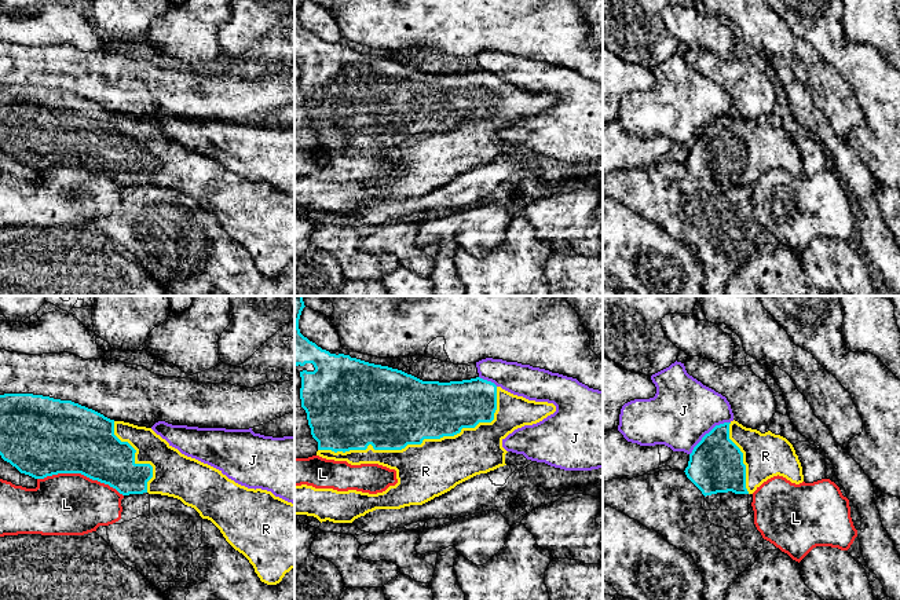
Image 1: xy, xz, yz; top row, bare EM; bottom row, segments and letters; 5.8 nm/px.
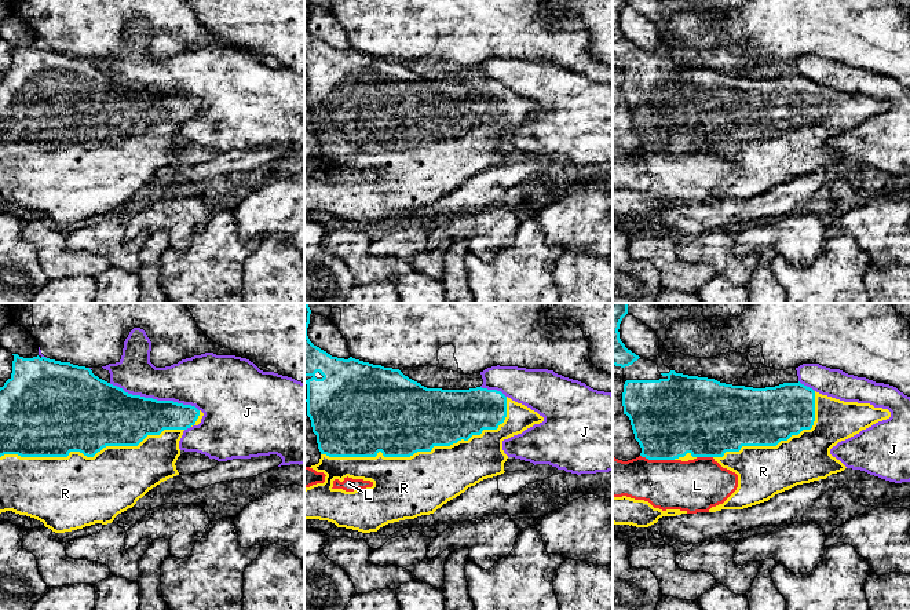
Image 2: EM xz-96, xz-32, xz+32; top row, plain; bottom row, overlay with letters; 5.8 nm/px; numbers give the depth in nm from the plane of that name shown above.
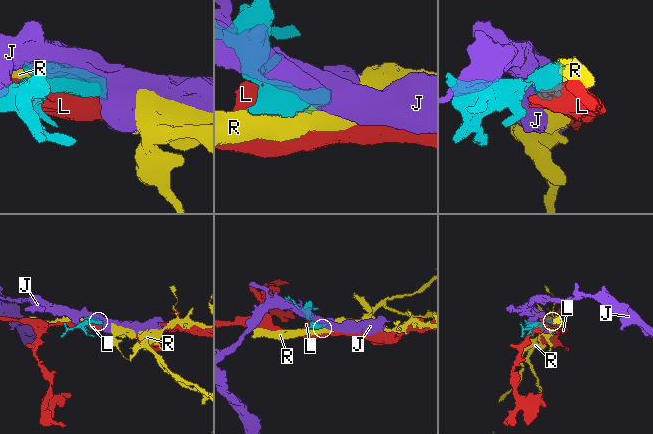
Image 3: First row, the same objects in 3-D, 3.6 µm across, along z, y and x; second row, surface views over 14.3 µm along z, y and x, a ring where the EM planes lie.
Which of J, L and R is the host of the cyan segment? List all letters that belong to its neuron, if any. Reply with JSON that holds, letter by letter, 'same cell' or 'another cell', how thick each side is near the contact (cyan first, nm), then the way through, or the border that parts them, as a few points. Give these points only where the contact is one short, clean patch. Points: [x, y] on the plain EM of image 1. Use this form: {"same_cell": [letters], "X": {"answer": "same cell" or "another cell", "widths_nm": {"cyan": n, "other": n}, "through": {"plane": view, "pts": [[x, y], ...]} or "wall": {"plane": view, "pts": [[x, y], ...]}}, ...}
{"same_cell": ["R"], "J": {"answer": "another cell", "widths_nm": {"cyan": 320, "other": 380}}, "L": {"answer": "another cell", "widths_nm": {"cyan": 440, "other": 360}}, "R": {"answer": "same cell", "widths_nm": {"cyan": 440, "other": 320}}}

